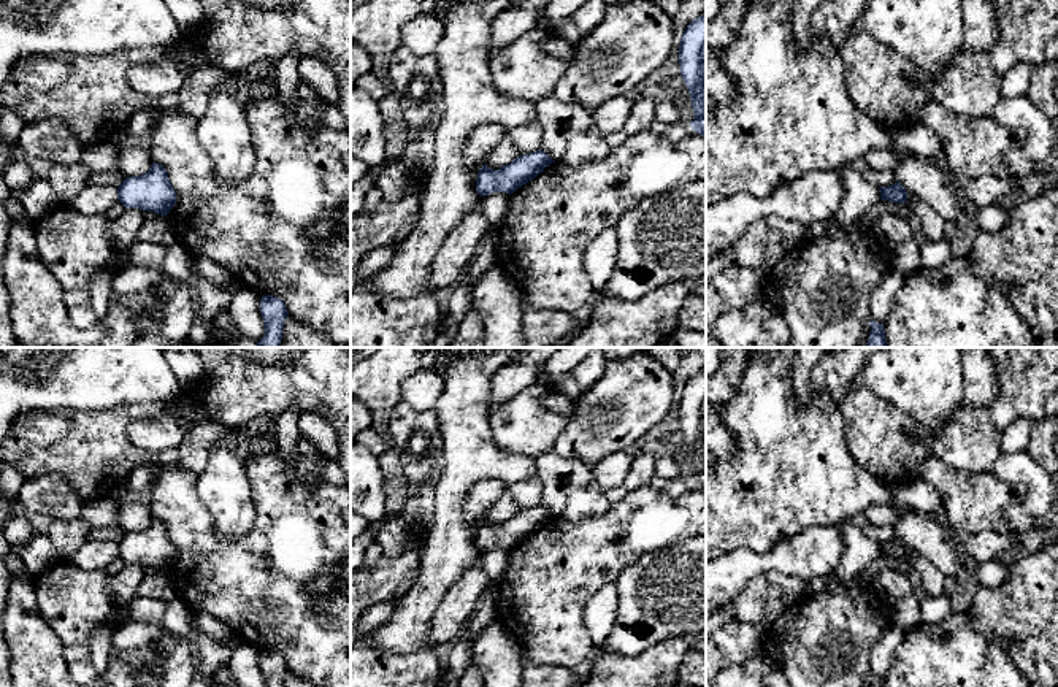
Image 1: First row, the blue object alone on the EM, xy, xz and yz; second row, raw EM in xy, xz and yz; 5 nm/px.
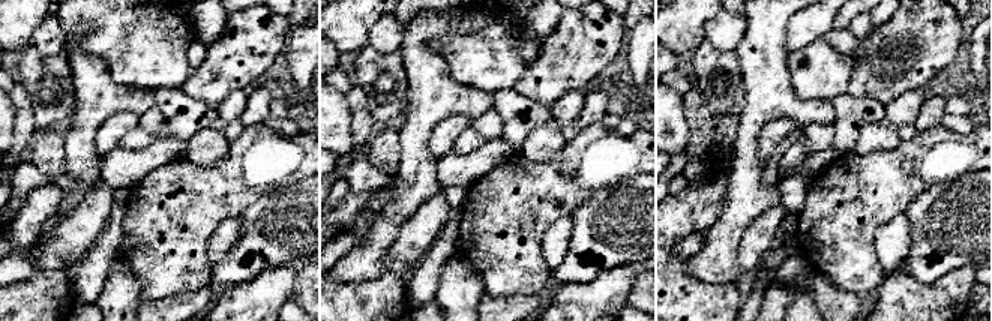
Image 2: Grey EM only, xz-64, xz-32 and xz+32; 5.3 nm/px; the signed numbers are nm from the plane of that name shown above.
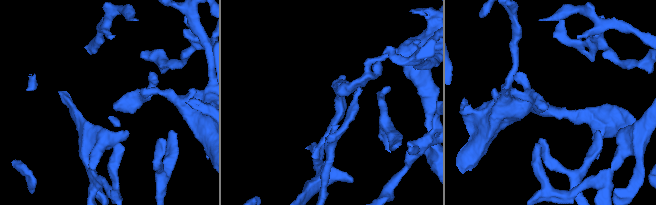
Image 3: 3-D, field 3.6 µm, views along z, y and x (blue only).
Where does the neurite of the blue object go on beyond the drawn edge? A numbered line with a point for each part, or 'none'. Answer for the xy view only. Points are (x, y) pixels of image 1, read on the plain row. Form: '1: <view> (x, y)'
none

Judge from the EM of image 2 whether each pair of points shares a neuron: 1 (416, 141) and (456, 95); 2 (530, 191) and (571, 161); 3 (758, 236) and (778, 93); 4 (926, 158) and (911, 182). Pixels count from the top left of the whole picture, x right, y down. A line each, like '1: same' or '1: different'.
1: same
2: same
3: different
4: same

